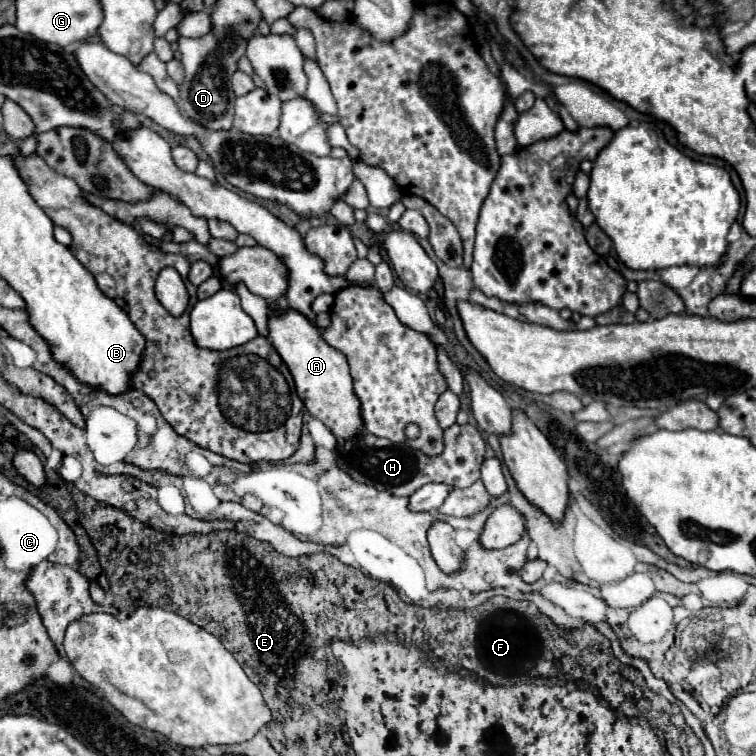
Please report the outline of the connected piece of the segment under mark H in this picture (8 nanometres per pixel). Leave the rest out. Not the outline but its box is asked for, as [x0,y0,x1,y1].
[336,424,486,496]

